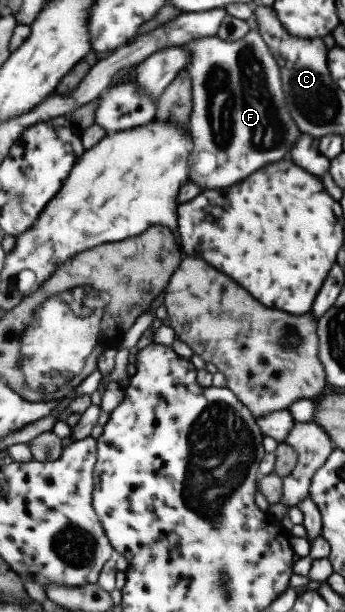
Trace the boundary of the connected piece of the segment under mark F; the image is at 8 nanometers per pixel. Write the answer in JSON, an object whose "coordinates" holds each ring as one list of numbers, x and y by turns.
{"coordinates":[[252,28,247,37,235,42,221,40,215,35,191,40,183,44,183,47,190,50,187,69,192,76,194,96,189,127,195,142,195,159,190,166,190,180,200,187,201,192,225,188,245,180,245,176,257,172,269,162,283,160,297,144,302,130,287,105,282,68,262,34,256,28]]}

